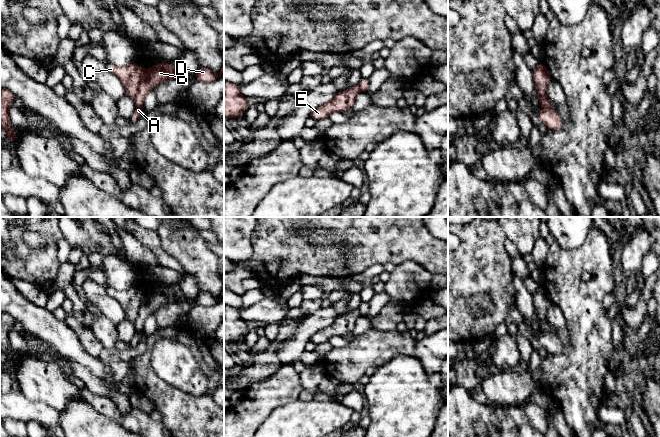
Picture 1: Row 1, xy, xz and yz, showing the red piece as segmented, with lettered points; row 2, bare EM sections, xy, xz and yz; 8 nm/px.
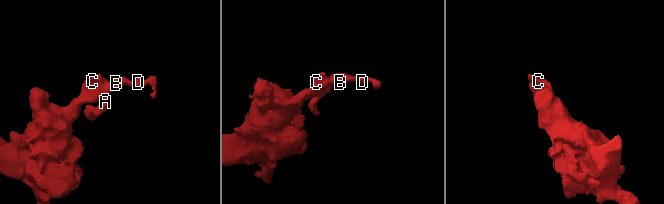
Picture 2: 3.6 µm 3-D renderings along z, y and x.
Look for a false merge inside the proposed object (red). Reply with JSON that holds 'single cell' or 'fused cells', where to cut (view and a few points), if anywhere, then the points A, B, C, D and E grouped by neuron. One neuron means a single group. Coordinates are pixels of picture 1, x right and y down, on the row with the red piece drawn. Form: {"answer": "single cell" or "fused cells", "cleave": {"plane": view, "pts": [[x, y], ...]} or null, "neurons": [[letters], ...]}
{"answer": "fused cells", "cleave": {"plane": "xy", "pts": [[145, 71], [137, 93], [133, 97]]}, "neurons": [["A", "B", "D"], ["C", "E"]]}

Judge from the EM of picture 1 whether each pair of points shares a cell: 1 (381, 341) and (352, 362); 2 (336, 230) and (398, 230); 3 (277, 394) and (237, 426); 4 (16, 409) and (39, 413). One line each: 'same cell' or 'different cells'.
1: same cell
2: same cell
3: same cell
4: same cell

